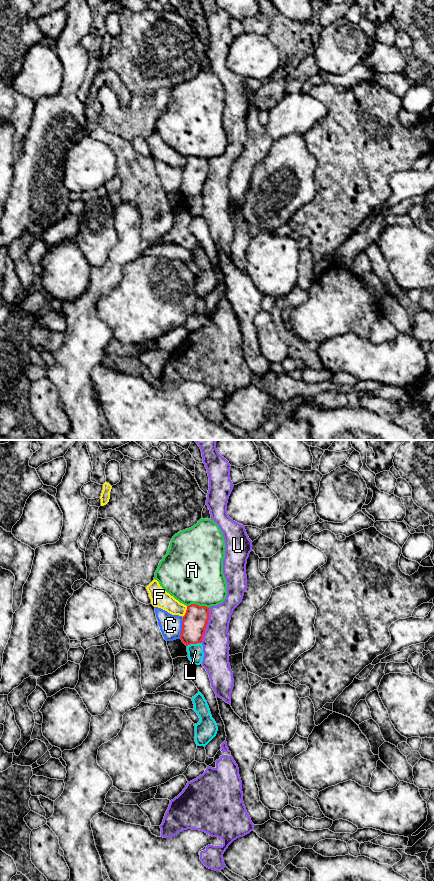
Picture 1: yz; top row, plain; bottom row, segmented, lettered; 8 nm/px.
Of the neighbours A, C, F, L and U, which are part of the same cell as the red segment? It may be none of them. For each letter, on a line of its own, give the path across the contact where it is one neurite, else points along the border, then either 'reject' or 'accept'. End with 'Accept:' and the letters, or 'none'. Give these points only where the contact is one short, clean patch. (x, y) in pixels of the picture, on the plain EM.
A: reject
C: reject
F: reject
L: border along yz (201, 194), (187, 198); reject
U: border along yz (209, 160), (209, 171), (201, 194); reject
Accept: none

